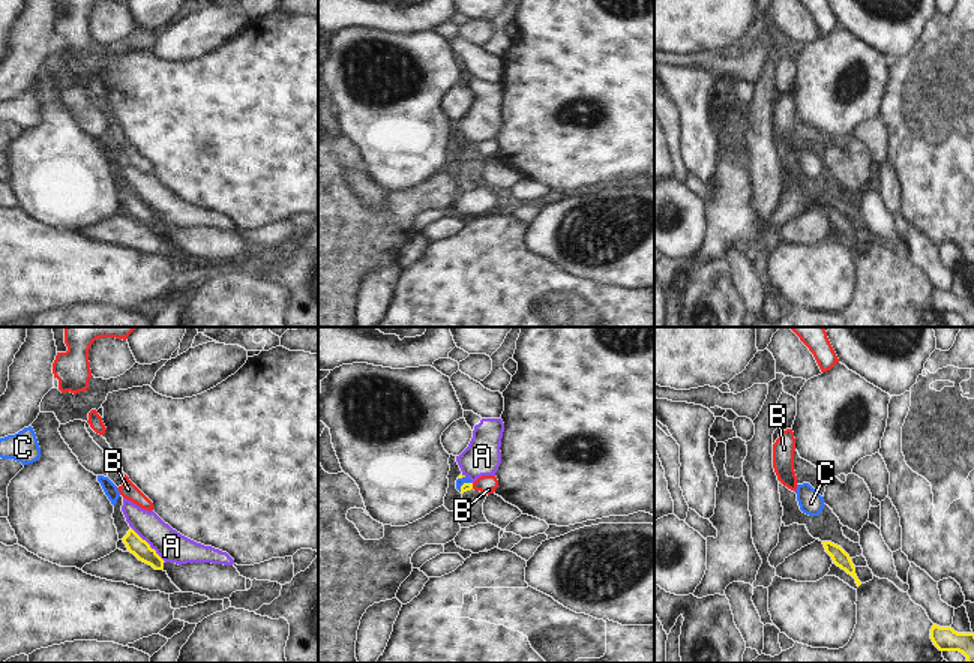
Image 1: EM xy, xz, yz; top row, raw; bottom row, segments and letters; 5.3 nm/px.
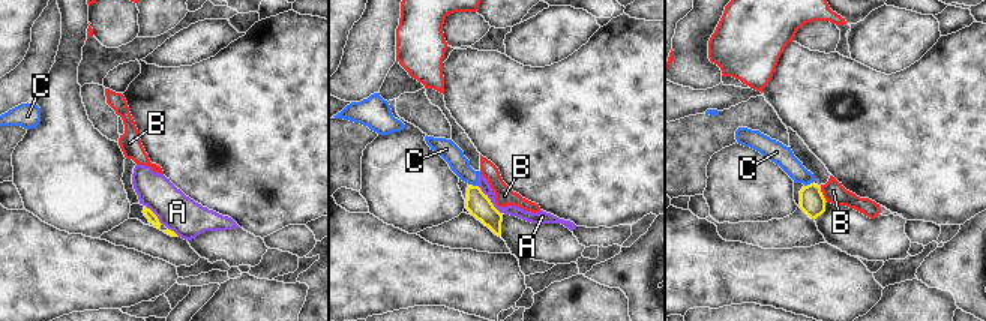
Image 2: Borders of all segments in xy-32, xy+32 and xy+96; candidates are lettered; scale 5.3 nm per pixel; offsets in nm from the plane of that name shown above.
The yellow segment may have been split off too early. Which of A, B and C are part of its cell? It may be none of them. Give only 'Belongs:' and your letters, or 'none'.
Belongs: none.

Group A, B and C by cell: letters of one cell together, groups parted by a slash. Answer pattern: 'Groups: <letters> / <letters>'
Groups: A C / B.

